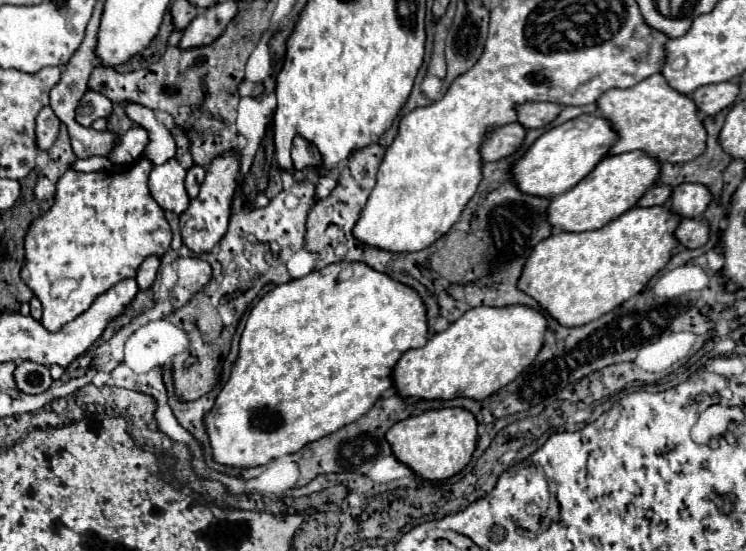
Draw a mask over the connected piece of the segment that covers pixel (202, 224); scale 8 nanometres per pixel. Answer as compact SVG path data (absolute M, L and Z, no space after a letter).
M227 153L217 159L213 159L205 181L201 183L201 191L197 199L189 203L189 207L179 215L181 219L181 237L183 243L193 251L193 253L207 253L221 241L221 237L227 233L227 223L229 223L229 211L231 211L231 199L237 191L237 181L239 181L239 155L237 153Z

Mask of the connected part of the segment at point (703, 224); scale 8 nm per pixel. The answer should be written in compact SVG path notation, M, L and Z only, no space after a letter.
M681 219L675 229L675 239L687 249L703 247L709 239L709 223L703 219Z

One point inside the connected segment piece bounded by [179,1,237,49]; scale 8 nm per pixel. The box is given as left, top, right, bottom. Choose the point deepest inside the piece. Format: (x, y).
(210, 23)

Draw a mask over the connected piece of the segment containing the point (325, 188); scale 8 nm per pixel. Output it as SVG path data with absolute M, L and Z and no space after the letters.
M328 176L319 177L315 186L316 201L323 199L330 195L331 191L336 187L337 180L333 180Z

